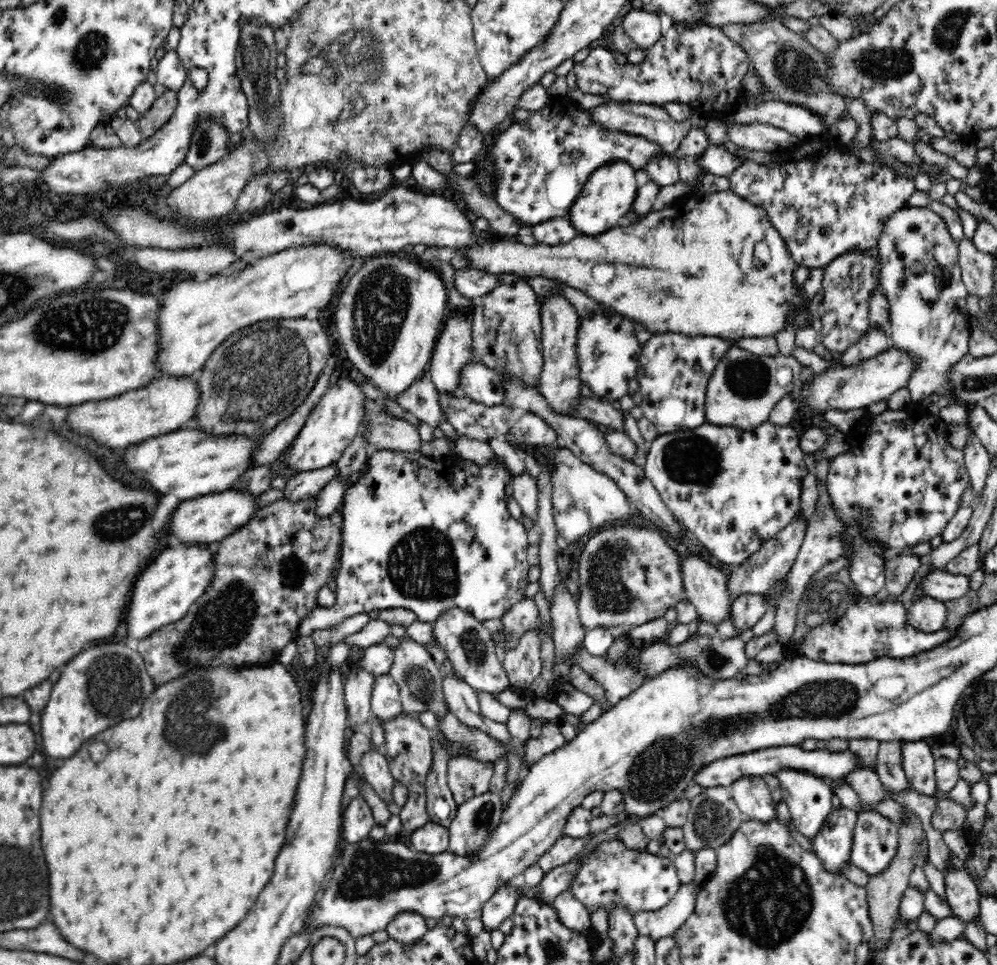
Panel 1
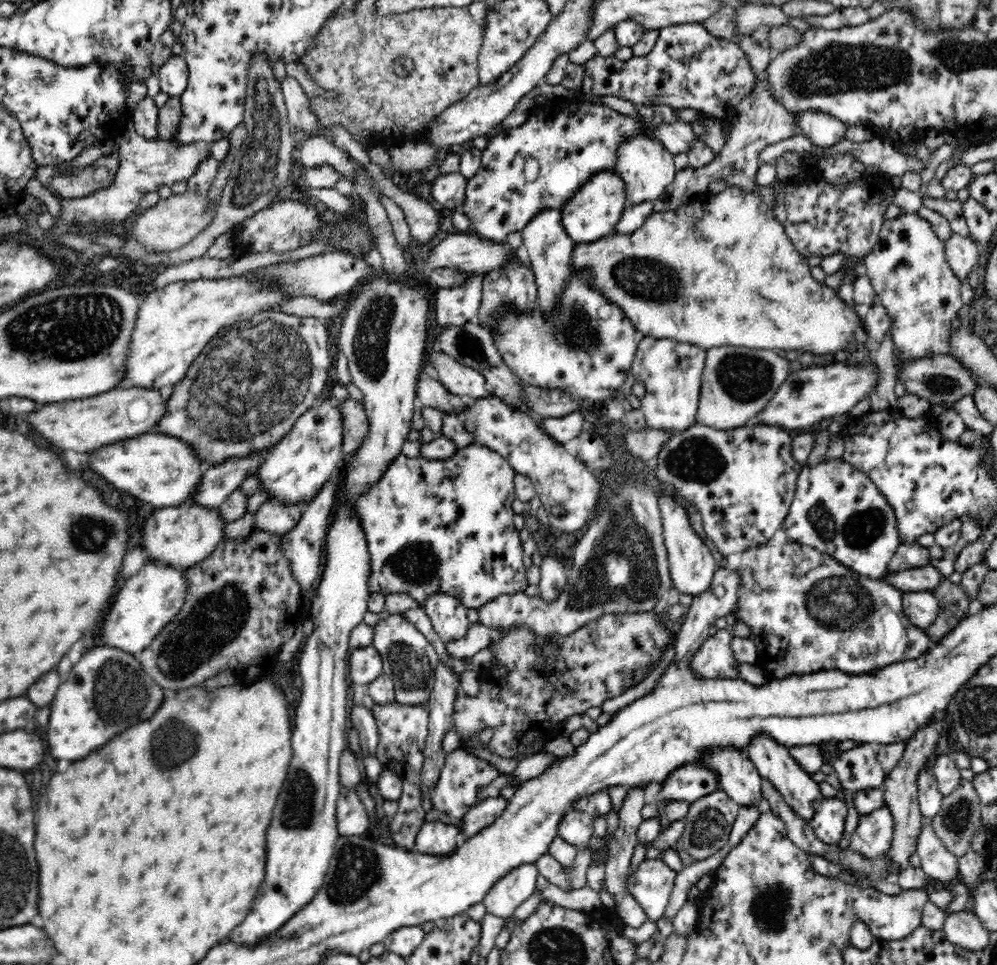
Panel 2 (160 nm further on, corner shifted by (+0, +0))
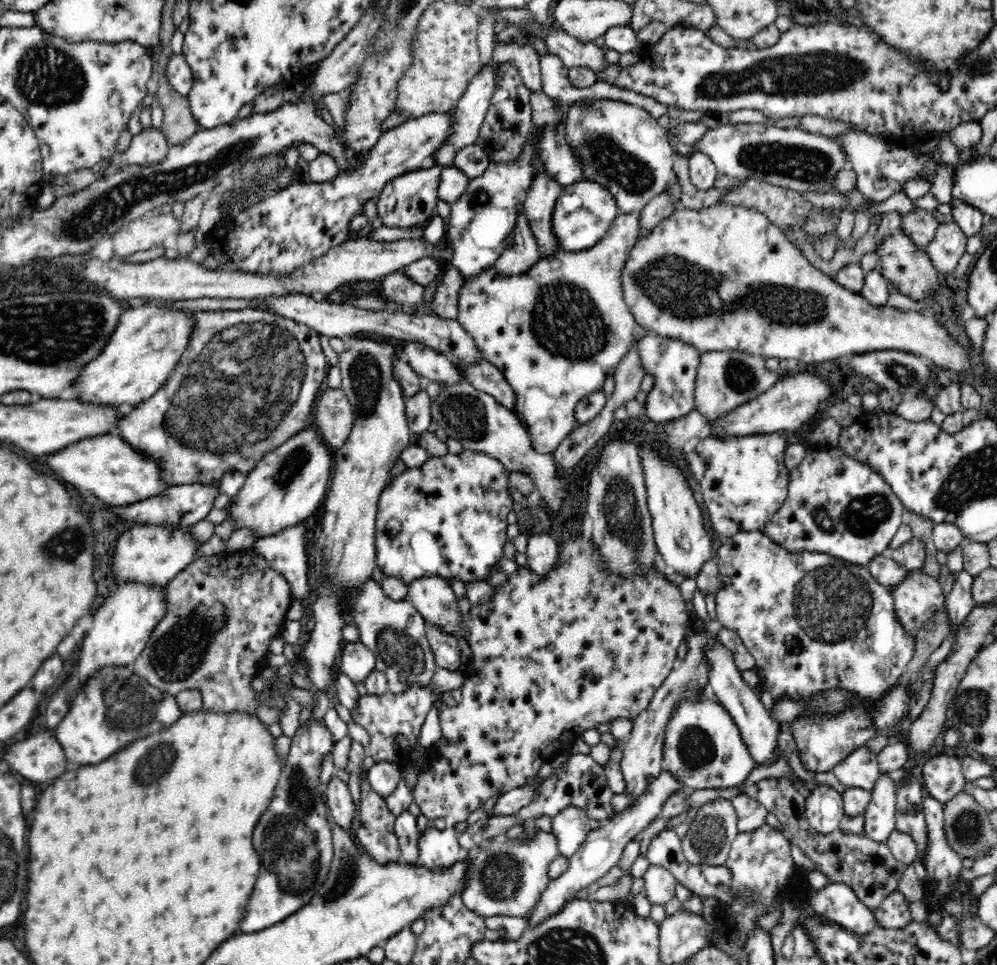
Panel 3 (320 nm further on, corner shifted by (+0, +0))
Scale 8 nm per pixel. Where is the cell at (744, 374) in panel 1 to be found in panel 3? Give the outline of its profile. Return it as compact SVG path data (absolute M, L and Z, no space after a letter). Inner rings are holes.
M710 351L701 353L695 380L695 409L707 420L707 429L712 422L726 416L734 408L766 392L783 373L768 371L764 357L746 354L742 351Z

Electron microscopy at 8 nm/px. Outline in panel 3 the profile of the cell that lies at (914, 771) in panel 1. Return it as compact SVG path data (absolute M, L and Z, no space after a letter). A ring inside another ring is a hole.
M927 797L923 802L923 814L926 819L926 833L928 840L924 846L924 858L920 858L920 864L924 870L924 896L923 900L929 907L928 914L936 913L940 915L940 920L934 922L931 926L936 929L940 938L959 947L961 944L961 924L964 919L978 917L979 896L971 892L971 882L961 880L962 860L963 858L950 846L946 838L946 828L944 826L944 805L934 797Z

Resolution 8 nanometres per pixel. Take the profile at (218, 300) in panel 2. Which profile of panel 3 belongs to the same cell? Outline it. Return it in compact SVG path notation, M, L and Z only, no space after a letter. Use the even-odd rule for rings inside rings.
M147 303L125 308L104 350L82 366L67 396L96 406L119 407L121 404L134 406L142 403L160 389L178 358L186 352L194 326L190 316L192 312L168 311Z

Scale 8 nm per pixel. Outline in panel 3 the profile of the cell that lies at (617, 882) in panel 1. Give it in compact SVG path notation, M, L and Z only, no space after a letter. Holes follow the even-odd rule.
M650 865L643 878L648 900L652 904L665 905L674 898L677 880L670 871Z

